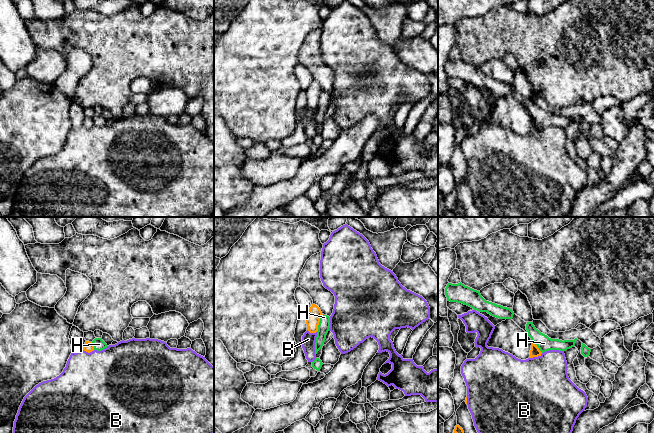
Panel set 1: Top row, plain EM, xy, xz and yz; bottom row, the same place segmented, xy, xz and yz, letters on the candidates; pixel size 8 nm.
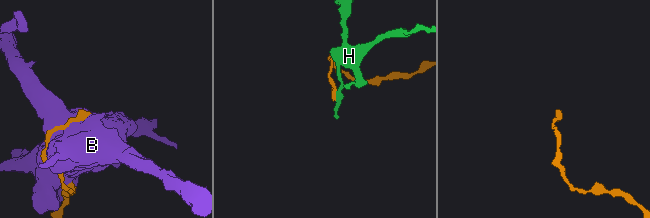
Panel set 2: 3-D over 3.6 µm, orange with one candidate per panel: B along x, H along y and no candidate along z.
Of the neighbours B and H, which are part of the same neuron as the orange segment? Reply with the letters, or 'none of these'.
none of these

